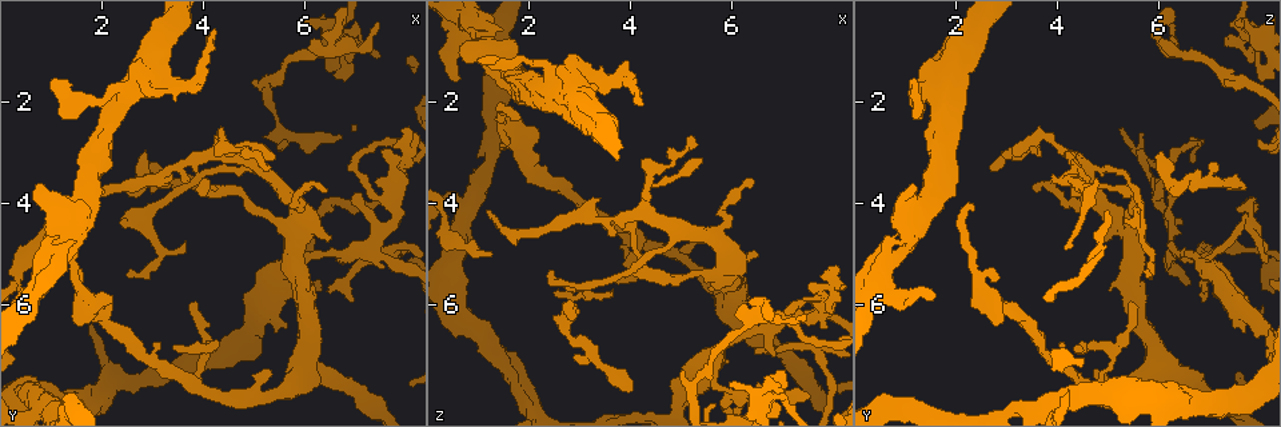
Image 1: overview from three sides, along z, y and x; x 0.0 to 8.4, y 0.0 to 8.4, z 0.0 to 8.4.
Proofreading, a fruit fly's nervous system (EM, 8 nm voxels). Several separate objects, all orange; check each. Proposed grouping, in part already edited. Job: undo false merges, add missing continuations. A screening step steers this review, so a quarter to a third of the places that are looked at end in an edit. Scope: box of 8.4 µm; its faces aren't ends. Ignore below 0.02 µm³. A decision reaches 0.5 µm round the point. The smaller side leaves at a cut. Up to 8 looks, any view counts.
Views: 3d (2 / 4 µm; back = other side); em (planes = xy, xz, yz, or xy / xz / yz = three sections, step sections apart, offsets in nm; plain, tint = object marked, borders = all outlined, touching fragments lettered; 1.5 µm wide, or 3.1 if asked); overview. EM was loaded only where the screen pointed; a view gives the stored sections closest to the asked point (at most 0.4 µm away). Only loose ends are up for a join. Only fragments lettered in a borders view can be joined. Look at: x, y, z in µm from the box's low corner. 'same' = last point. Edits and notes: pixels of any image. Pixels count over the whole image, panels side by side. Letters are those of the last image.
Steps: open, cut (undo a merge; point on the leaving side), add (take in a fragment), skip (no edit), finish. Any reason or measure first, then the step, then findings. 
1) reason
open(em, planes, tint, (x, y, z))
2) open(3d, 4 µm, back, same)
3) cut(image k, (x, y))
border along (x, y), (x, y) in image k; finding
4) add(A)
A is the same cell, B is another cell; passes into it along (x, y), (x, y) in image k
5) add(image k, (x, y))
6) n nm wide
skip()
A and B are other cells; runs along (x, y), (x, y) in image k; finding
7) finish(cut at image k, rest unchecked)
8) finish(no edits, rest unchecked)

abrupt turn
open(3d, 4 µm, (6.75, 0.65, 7.75))

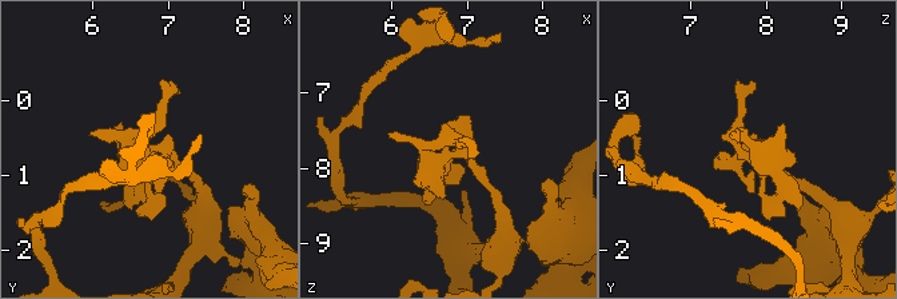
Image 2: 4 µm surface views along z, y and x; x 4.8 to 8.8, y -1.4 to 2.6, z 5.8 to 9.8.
open(em, planes, tint, (6.75, 0.70, 7.85))

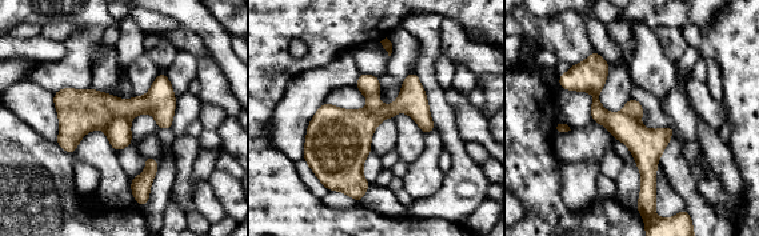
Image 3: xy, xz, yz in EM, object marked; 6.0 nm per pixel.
open(em, planes, borders, same)

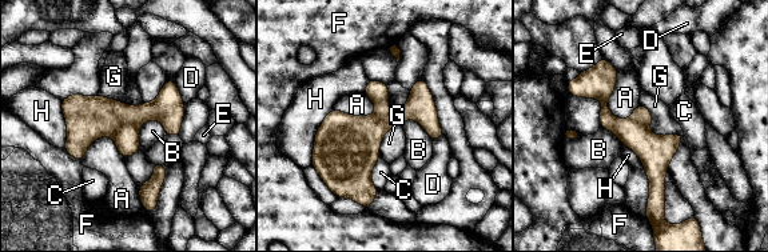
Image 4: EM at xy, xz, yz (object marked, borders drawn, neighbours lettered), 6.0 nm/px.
180 nm wide
skip()
A, B, C, D, E, F, G and H are other cells; border along (640, 103), (651, 132), (683, 134) in image 4; continuous, no second neuron

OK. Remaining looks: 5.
free end
open(3d, 2 µm, (6.45, 3.75, 3.60))

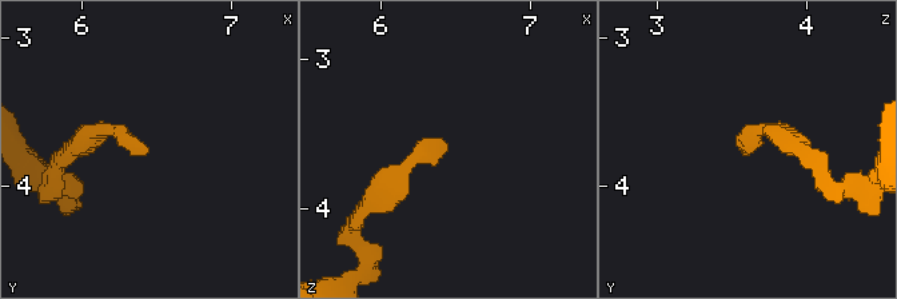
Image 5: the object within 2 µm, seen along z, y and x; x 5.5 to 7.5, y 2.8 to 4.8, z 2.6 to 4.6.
open(em, xz, step 4, plain, (6.44, 3.78, 3.60))

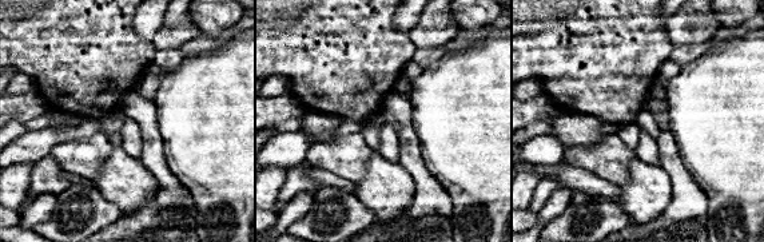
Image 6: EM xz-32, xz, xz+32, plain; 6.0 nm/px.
open(em, xz, step 4, borders, same)

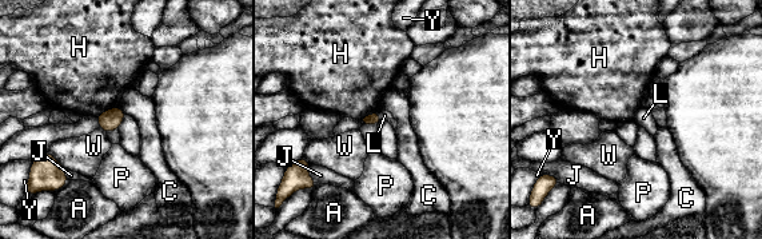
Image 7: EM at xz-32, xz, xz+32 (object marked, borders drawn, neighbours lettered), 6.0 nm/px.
add(L)
L is the same cell, A, C, H, J, P, W and Y are other cells; passes into it along (374, 118), (379, 116), (385, 115) in image 7; it goes on there

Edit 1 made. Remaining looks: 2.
thin end
open(3d, 2 µm, (6.40, 5.70, 6.95))

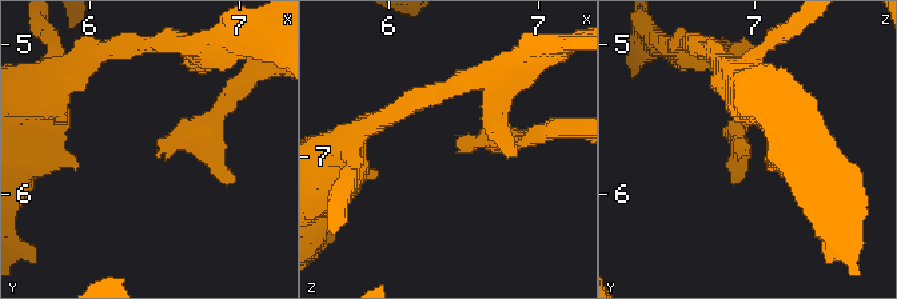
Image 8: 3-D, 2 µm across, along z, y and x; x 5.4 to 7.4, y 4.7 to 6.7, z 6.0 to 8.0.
open(em, xy, step 8, borders, (6.46, 5.64, 6.92))

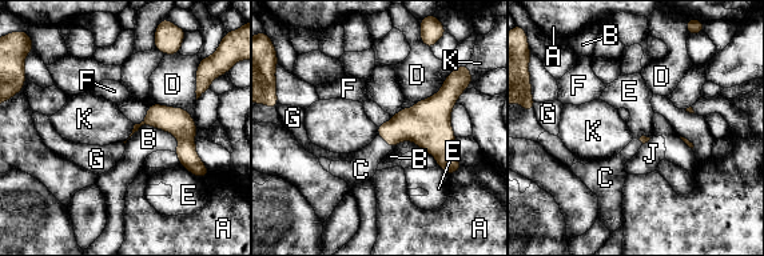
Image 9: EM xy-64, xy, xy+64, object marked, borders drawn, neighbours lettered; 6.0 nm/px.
add(C)
C is the same cell, A, B, D, E, F, G, J and K are other cells; the neuron continues

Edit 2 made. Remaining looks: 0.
finish(add at image 7, add at image 9, rest unchecked)

